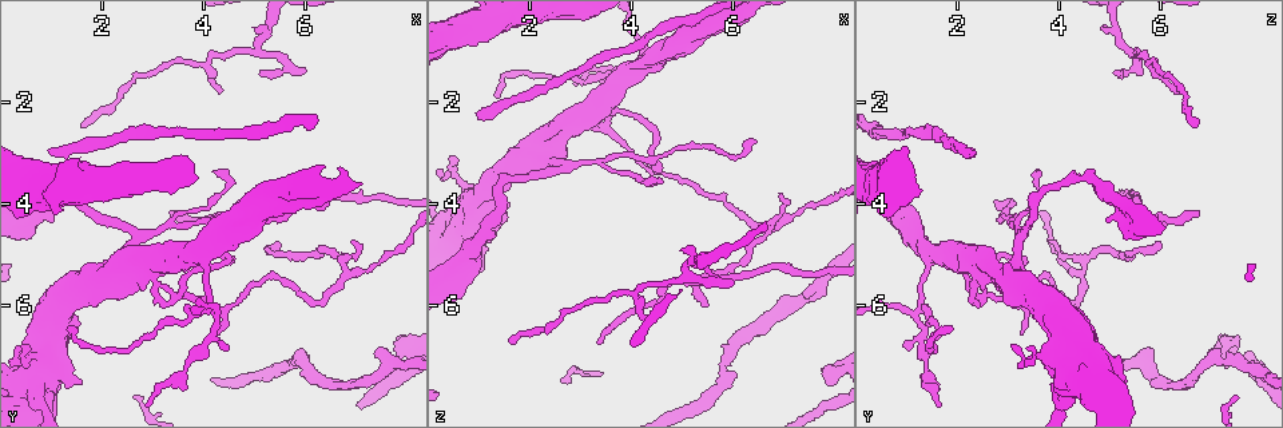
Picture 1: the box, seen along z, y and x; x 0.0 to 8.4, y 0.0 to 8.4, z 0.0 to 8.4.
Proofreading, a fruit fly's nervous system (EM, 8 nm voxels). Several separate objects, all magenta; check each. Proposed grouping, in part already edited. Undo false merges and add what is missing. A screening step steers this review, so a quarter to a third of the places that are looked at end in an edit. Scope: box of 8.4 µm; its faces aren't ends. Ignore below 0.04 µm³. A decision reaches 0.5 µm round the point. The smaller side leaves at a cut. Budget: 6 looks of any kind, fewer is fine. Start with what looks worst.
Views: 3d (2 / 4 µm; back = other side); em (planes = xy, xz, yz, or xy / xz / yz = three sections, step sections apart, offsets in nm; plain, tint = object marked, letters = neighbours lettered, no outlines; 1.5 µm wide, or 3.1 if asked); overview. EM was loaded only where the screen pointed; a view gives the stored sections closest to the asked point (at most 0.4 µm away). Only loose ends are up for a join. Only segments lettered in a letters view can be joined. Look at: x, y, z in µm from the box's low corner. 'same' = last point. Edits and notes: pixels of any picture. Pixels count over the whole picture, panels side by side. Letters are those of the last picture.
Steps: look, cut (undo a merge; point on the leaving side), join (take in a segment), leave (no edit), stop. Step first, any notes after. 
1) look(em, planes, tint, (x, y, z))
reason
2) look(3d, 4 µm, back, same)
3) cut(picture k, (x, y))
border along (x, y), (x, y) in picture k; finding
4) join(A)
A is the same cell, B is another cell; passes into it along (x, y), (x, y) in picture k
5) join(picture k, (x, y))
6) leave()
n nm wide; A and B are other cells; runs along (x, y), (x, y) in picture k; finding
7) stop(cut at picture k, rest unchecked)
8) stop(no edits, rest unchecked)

look(3d, 2 µm, (0.95, 3.00, 2.30))
end of a long branch

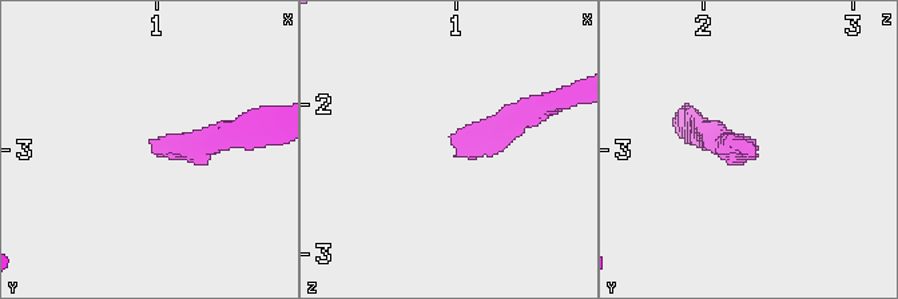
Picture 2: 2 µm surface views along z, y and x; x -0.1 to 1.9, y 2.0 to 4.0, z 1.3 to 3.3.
look(em, xy, step 4, letters, (1.00, 3.00, 2.32))

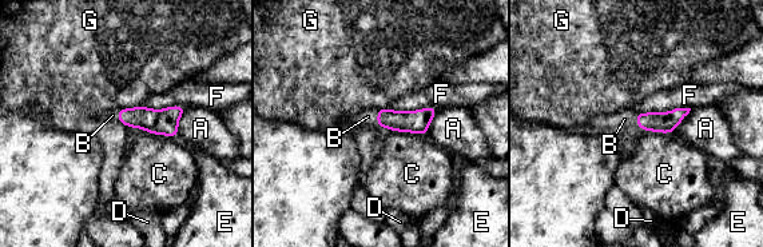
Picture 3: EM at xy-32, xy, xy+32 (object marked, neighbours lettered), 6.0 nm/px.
look(em, planes, letters, same)

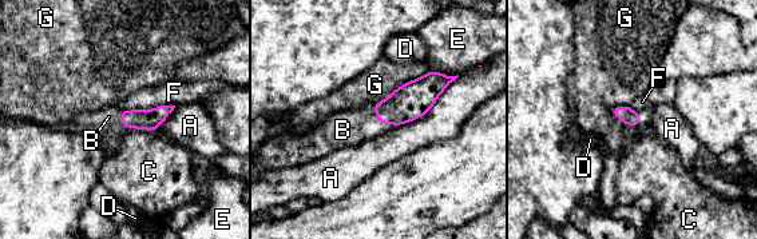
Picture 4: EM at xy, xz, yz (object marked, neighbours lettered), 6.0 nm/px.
join(picture 4, (109, 116))
A touches over 460 nm; B is the same cell, A, C, D, E, F and G are other cells; the neuron continues

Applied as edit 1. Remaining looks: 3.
look(overview)

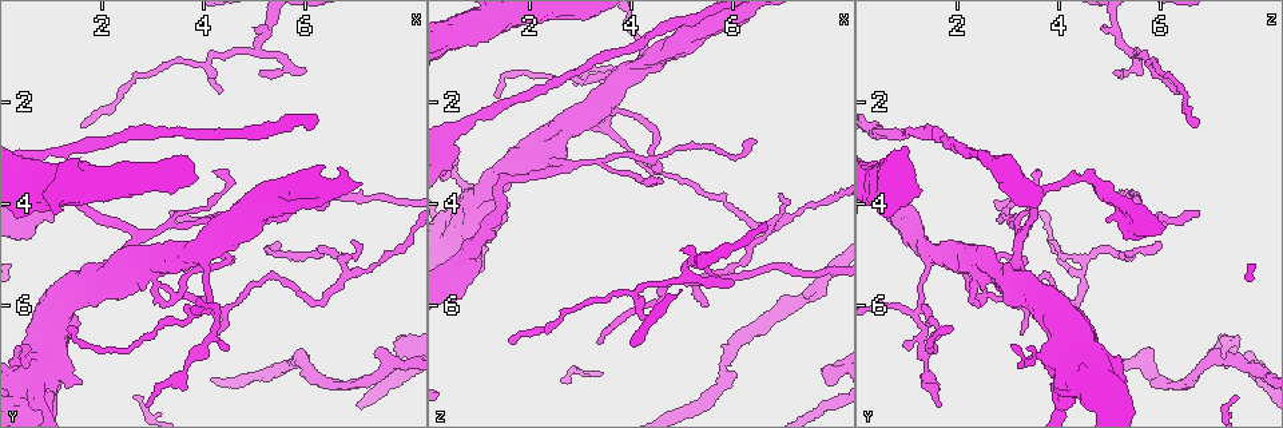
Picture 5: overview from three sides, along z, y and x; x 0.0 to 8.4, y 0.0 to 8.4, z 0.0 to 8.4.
look(em, planes, letters, (1.60, 2.55, 6.70))
free end

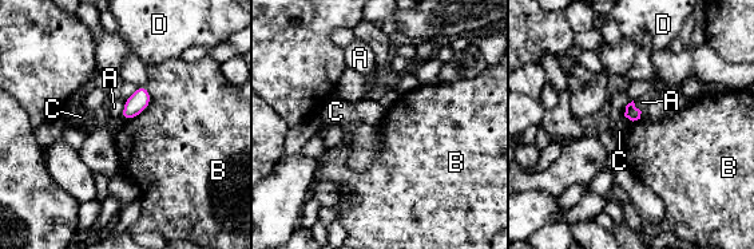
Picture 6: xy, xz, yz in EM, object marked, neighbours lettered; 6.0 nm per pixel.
leave()
B touches over 260 nm; A, B, C and D are other cells; border along (146, 85), (150, 103), (123, 121) in picture 6; none of them fits

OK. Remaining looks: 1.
stop(join at picture 4, rest unchecked)

